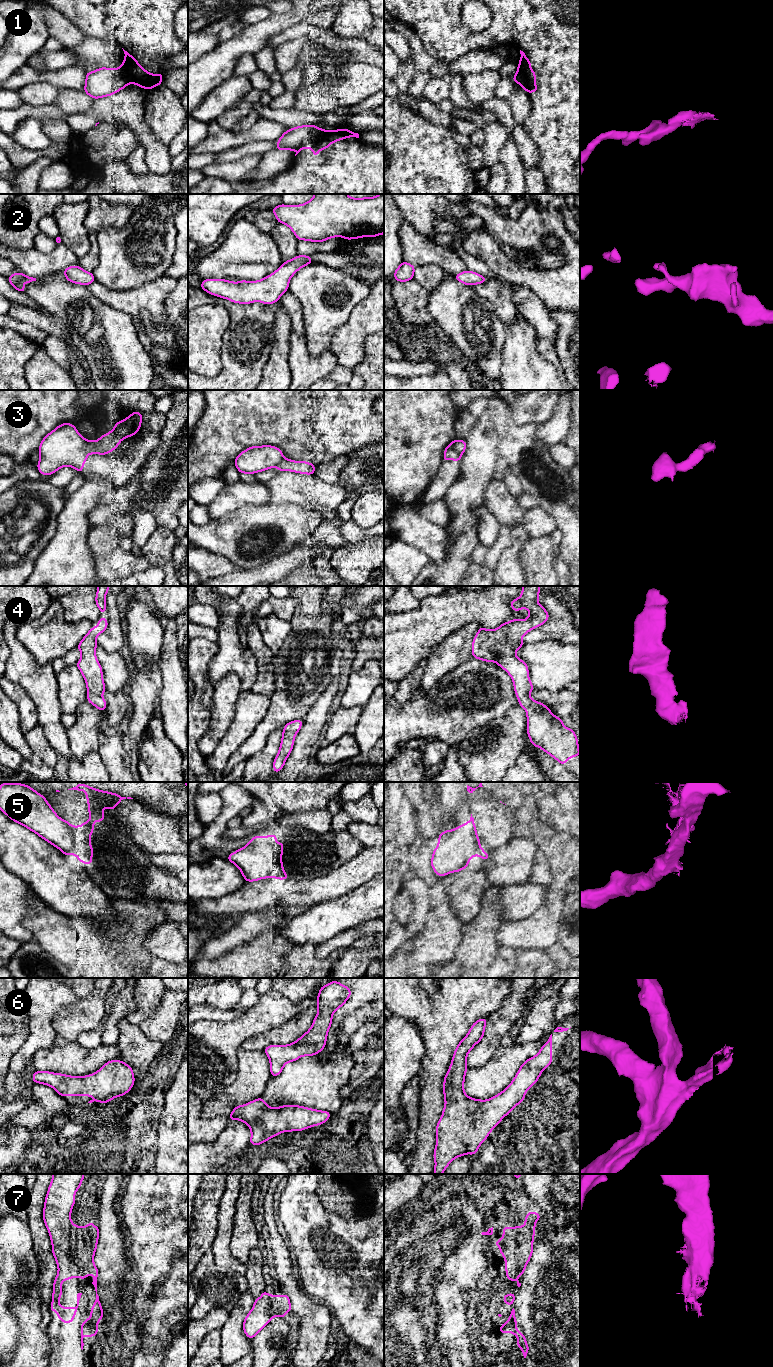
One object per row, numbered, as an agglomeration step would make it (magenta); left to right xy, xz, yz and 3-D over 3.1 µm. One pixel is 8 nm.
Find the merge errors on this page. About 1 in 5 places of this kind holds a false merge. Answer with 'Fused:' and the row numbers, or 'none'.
Fused: 1, 3, 5

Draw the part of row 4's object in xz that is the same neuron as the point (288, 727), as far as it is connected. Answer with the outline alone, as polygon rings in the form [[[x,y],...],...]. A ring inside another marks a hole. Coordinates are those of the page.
[[[302,719],[294,720],[284,726],[279,752],[273,761],[273,773],[279,772],[284,767],[286,759],[292,751],[295,736],[301,727]]]

